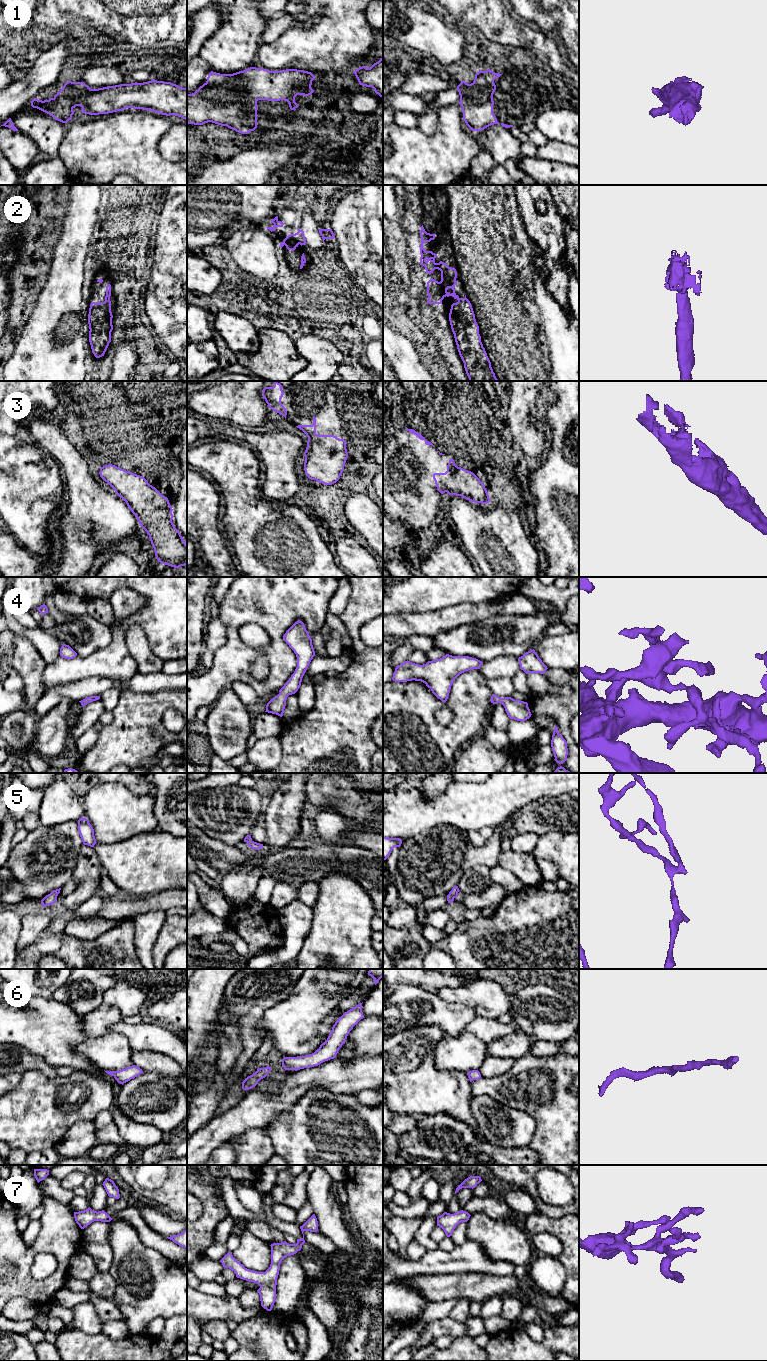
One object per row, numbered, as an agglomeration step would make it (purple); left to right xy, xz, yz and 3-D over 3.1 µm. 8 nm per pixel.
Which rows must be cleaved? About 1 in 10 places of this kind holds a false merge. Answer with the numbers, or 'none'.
none

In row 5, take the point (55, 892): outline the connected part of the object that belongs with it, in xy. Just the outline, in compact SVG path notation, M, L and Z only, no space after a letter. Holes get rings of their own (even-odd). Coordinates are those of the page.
M61 888L53 890L50 894L46 895L42 900L42 906L48 906L48 905L52 905L55 902L57 902L57 896L60 893Z

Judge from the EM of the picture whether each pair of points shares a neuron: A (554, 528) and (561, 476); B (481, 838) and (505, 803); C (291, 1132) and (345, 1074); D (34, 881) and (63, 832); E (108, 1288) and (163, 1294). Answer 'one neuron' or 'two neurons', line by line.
A: one neuron
B: two neurons
C: two neurons
D: one neuron
E: two neurons

